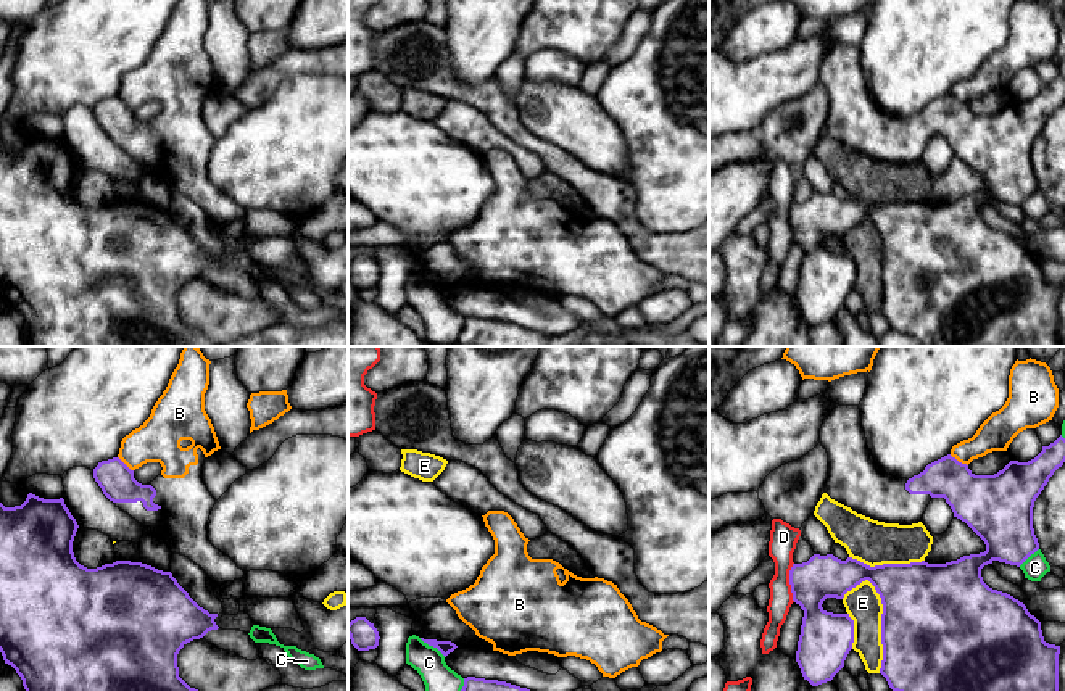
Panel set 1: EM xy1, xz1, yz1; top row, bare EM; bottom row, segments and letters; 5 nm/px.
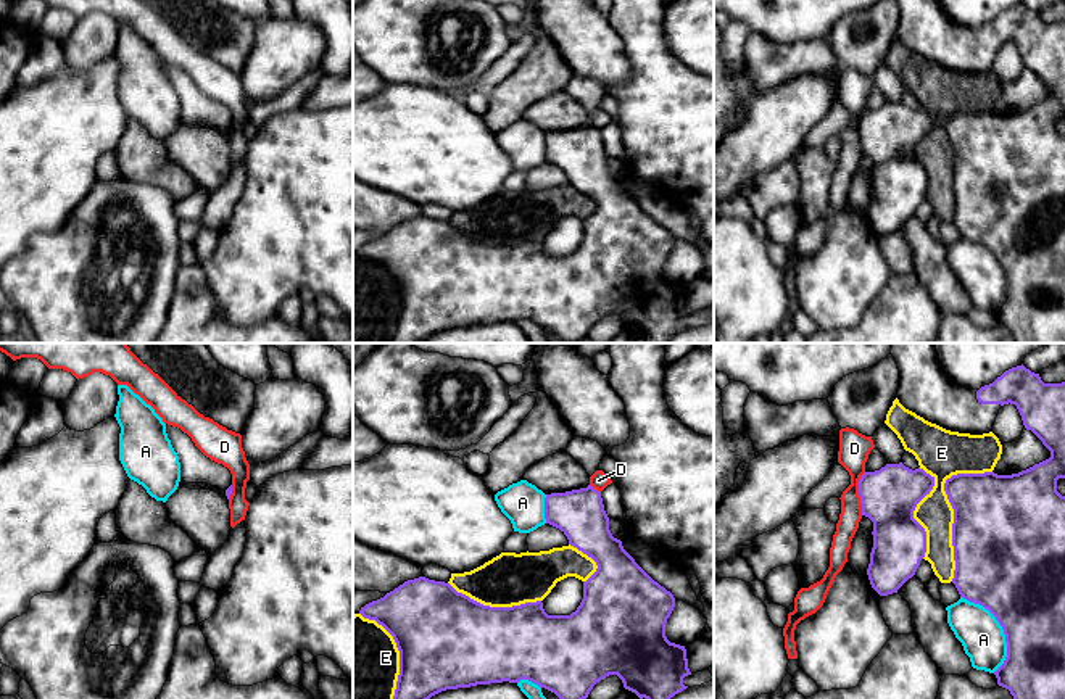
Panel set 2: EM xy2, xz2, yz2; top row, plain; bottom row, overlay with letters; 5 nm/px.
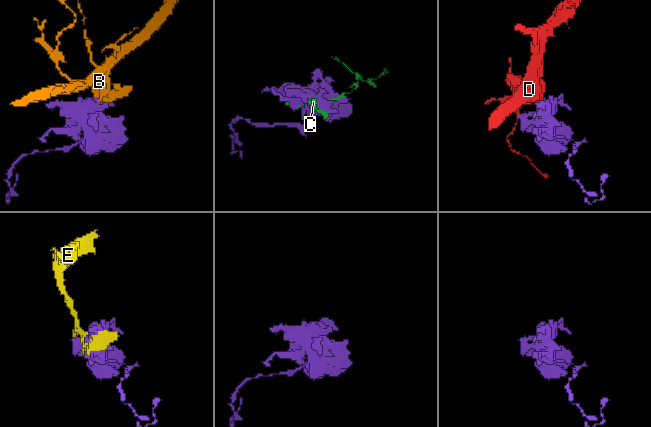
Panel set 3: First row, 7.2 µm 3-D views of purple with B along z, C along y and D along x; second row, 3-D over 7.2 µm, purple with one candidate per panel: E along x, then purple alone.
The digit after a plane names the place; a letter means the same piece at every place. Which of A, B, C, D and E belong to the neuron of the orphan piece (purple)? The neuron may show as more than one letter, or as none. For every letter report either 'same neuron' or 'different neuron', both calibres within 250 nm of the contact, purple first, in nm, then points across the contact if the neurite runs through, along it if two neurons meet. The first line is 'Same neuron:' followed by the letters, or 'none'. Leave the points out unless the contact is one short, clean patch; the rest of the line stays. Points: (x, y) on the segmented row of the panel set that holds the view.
Same neuron: B
A: different neuron | 420/220 nm
B: same neuron | 280/170 nm
C: different neuron | 70/150 nm
D: different neuron | 280/160 nm | along yz2 (866, 472), (859, 480), (861, 514)
E: different neuron | 460/190 nm

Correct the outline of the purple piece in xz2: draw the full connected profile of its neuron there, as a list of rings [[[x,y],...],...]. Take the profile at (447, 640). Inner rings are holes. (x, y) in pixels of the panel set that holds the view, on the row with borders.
[[[588,485],[546,494],[545,519],[567,536],[570,546],[598,565],[596,572],[583,581],[583,599],[577,610],[570,615],[548,615],[541,601],[490,607],[458,593],[450,583],[425,577],[408,580],[359,610],[364,618],[382,625],[400,651],[400,675],[393,699],[430,699],[446,689],[520,680],[528,680],[559,699],[586,699],[593,686],[609,675],[617,675],[624,688],[640,699],[670,699],[688,688],[683,685],[683,678],[691,675],[686,649],[665,636],[665,623],[675,607],[675,598],[635,562],[620,540],[612,536],[601,491]]]

